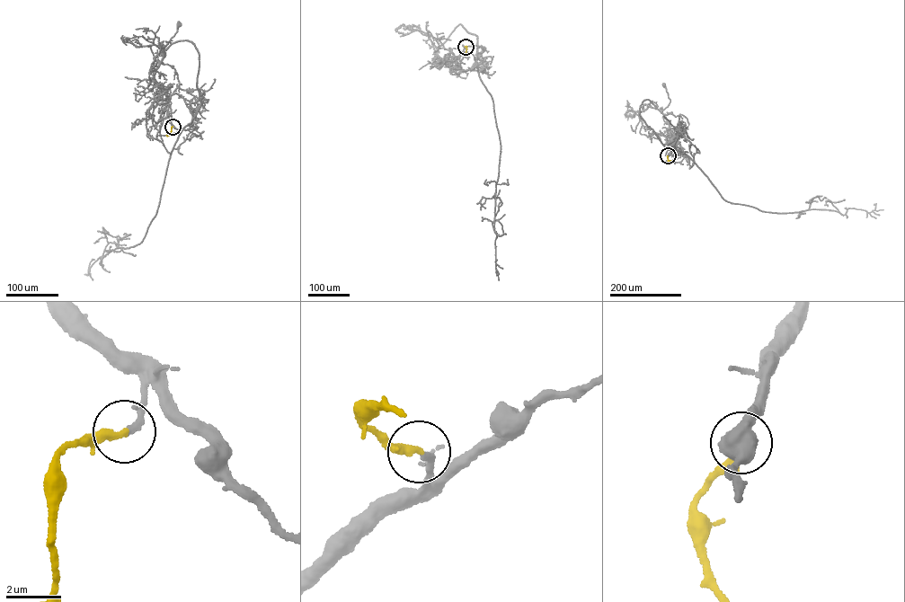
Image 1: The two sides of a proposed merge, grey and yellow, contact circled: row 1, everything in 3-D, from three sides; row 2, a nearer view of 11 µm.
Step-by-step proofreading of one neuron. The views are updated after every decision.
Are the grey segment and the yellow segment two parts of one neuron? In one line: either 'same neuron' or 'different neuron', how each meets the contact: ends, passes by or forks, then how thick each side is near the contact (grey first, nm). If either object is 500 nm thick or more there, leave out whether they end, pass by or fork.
same neuron | grey ends | yellow ends | 240/320 nm

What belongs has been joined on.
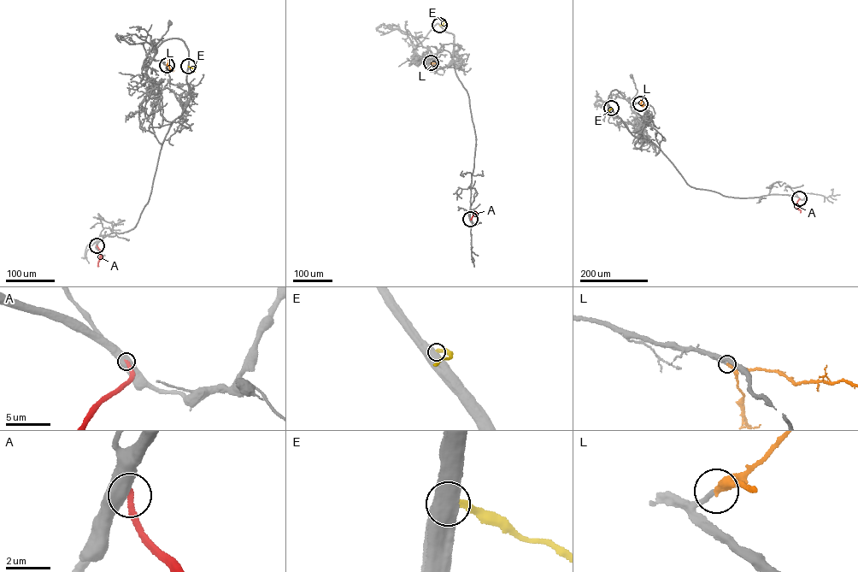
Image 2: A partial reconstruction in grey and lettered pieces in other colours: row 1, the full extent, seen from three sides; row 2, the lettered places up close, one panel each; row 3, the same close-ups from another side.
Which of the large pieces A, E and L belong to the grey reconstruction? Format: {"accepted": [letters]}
{"accepted": ["L"]}

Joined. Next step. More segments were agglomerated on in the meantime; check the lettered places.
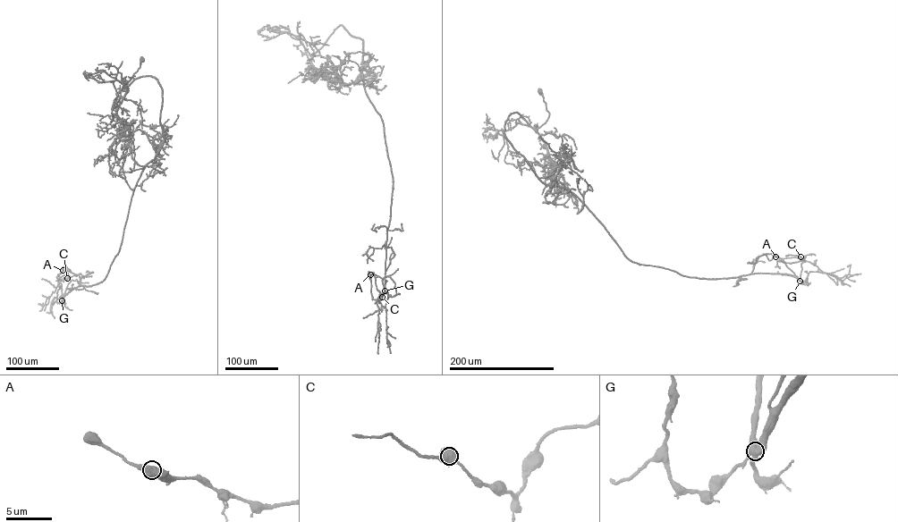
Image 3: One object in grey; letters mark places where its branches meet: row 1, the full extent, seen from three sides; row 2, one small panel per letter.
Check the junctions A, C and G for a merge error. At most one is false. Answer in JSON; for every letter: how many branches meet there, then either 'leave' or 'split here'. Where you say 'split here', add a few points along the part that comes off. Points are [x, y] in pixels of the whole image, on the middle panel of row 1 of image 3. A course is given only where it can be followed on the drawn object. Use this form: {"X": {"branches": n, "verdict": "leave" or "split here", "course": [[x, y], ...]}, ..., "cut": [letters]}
{"A": {"branches": 3, "verdict": "leave"}, "C": {"branches": 3, "verdict": "leave"}, "G": {"branches": 4, "verdict": "leave"}, "cut": []}

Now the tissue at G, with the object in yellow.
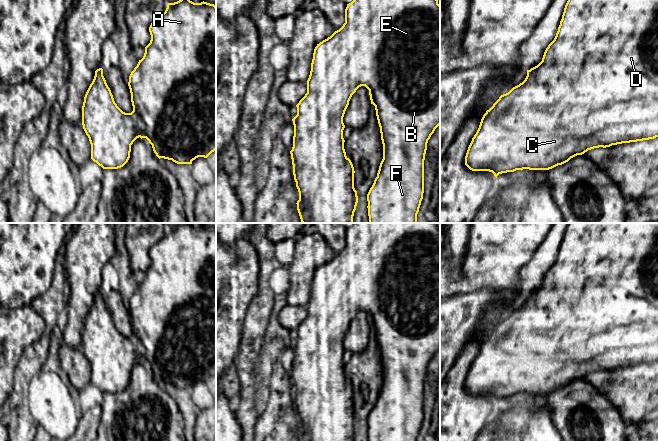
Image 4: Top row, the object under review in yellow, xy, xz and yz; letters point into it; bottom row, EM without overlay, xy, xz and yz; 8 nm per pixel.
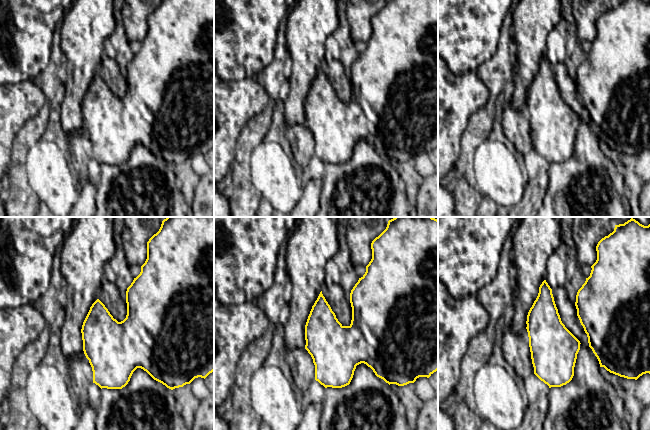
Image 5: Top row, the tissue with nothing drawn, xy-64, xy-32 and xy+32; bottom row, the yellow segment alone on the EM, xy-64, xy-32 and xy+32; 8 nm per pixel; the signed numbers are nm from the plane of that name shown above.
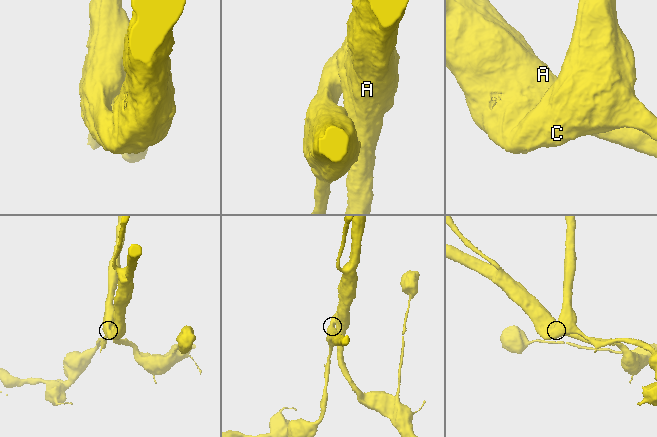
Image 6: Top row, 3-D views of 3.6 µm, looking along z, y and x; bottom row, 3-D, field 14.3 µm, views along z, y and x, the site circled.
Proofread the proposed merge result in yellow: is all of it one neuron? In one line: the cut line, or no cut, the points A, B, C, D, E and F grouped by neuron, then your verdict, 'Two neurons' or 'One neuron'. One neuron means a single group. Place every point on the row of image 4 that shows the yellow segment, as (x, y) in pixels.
No split. Groups: A B C D E F. One neuron

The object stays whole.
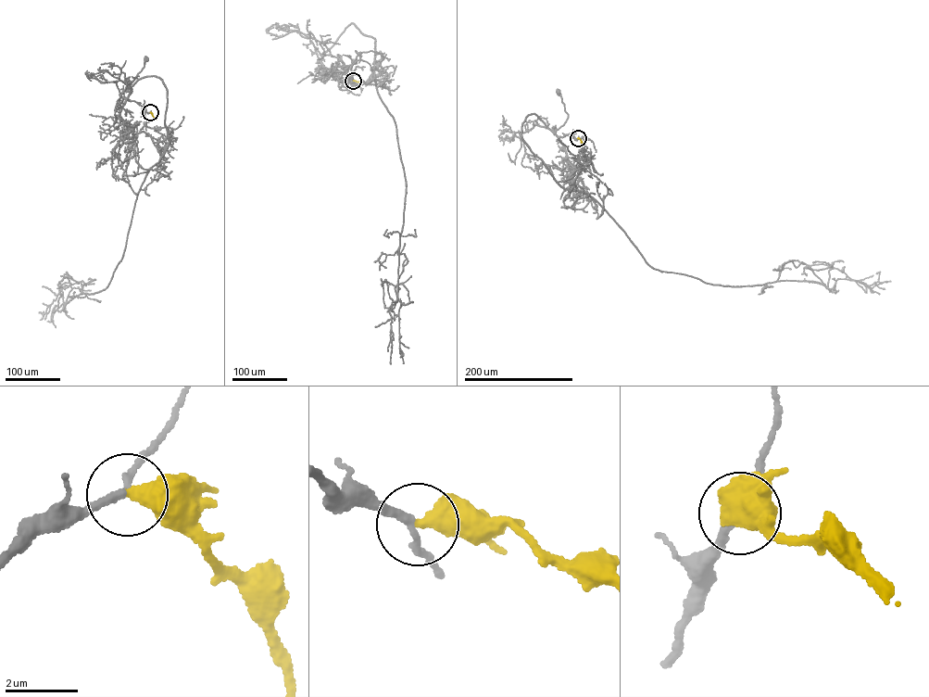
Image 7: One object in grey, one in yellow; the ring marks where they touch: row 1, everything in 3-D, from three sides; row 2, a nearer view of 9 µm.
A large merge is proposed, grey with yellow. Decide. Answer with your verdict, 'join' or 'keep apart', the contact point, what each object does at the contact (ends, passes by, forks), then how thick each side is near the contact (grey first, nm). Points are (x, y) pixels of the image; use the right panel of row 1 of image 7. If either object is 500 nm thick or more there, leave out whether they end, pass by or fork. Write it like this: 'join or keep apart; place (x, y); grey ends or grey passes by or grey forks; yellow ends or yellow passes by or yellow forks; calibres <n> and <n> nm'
keep apart; place (578, 138); grey passes by; yellow ends; calibres 200 and 480 nm

